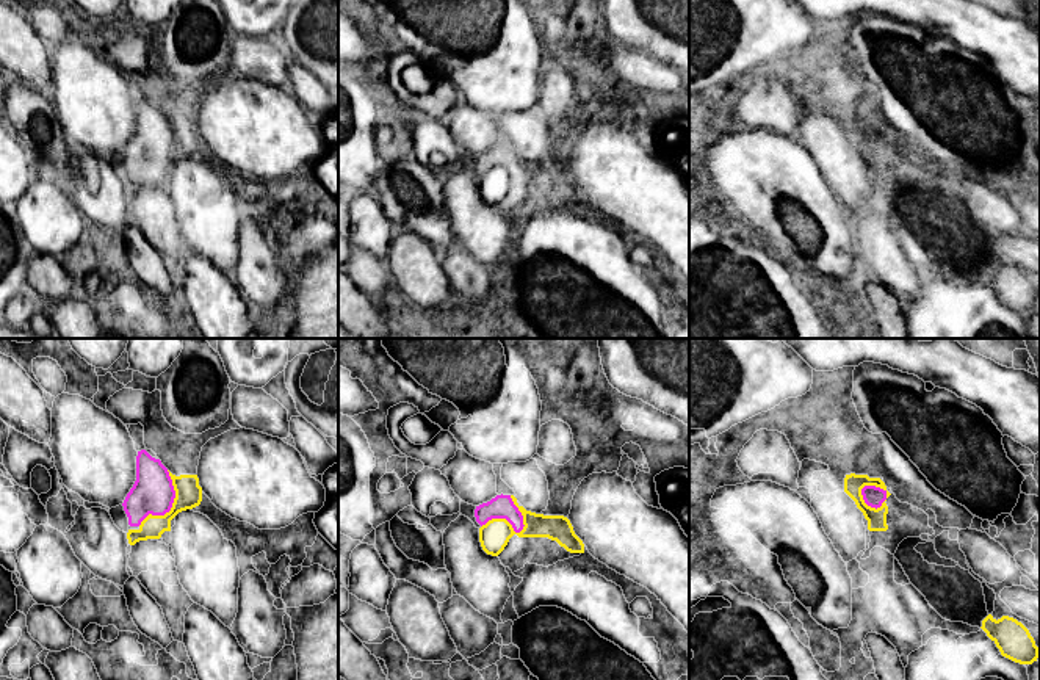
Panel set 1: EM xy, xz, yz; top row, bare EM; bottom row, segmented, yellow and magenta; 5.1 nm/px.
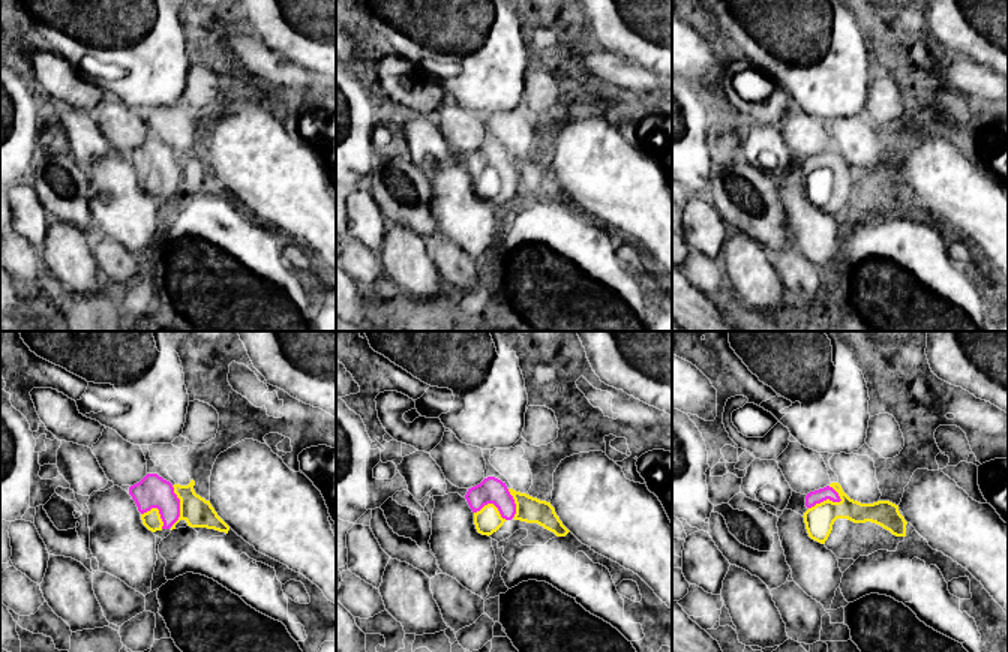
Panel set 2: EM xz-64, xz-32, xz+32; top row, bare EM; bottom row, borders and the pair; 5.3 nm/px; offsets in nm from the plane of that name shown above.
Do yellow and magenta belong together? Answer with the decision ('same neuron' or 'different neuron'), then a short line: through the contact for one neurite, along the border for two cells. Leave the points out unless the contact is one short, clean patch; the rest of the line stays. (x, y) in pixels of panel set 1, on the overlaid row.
same neuron; line xz (494, 536), (503, 519), (501, 506)

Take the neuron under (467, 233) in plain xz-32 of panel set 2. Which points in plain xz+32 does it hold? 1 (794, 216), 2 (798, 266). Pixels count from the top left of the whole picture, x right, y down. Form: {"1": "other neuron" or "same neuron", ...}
{"1": "same neuron", "2": "other neuron"}

